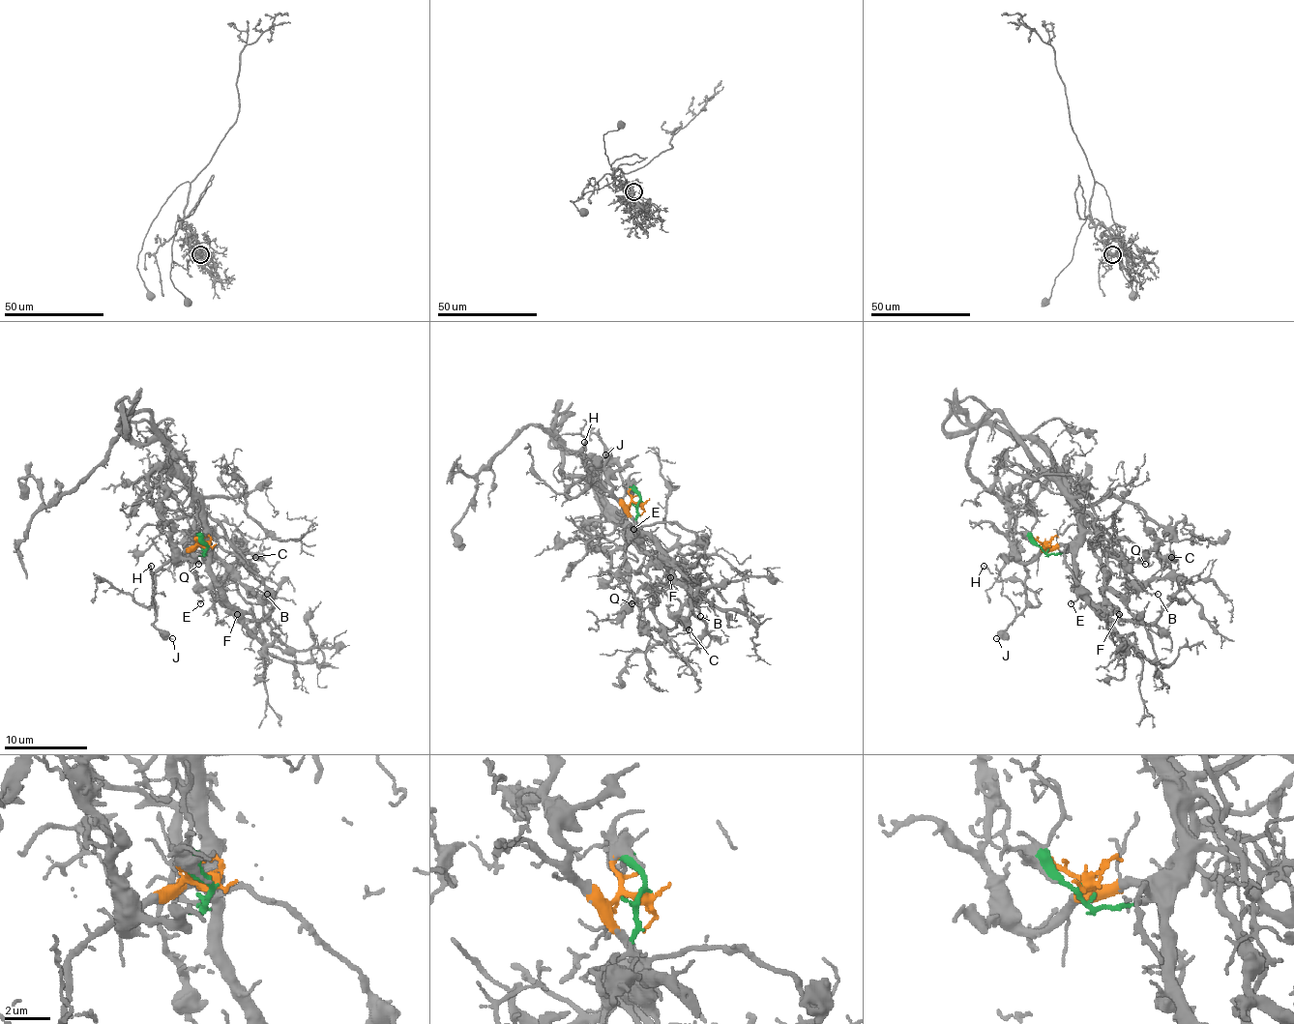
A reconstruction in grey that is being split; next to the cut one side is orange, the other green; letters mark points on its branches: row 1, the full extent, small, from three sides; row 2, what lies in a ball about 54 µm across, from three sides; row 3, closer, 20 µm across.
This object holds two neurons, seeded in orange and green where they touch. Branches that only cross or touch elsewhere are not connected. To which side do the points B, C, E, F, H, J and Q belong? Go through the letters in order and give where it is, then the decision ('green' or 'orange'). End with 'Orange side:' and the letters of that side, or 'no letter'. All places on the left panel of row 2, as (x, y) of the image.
B: (267, 594) | green
C: (255, 557) | green
E: (200, 603) | green
F: (237, 614) | green
H: (151, 566) | orange
J: (172, 638) | orange
Q: (198, 564) | green
Orange side: H, J

